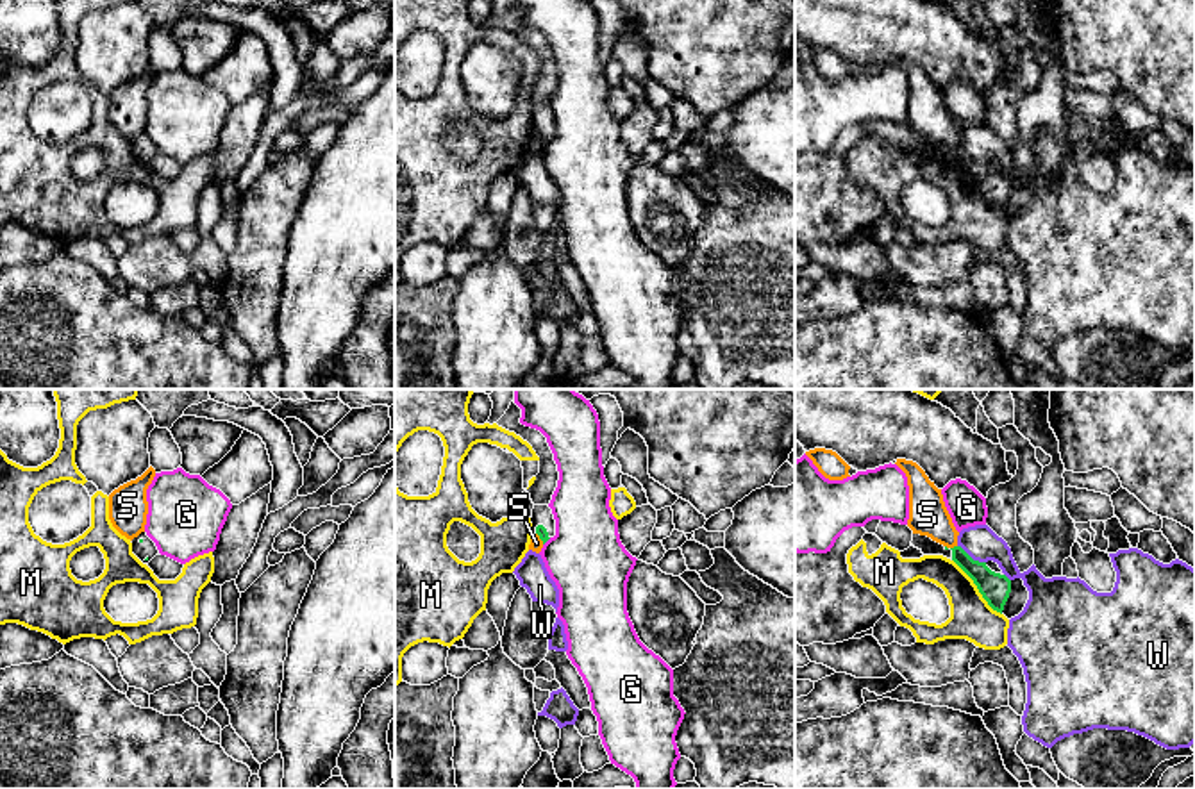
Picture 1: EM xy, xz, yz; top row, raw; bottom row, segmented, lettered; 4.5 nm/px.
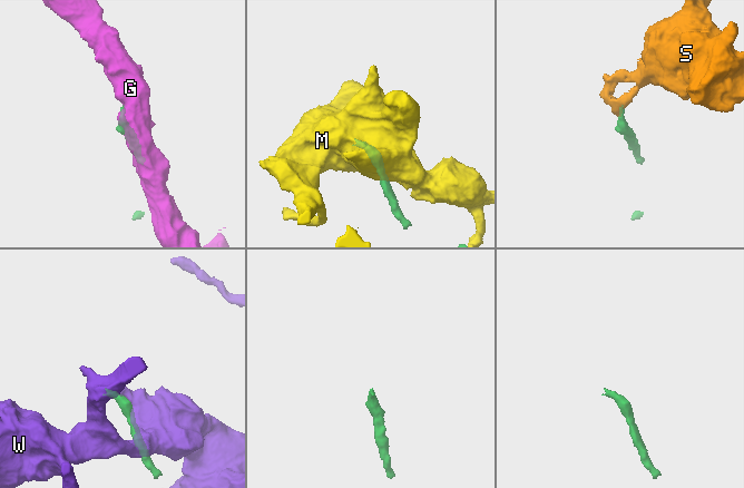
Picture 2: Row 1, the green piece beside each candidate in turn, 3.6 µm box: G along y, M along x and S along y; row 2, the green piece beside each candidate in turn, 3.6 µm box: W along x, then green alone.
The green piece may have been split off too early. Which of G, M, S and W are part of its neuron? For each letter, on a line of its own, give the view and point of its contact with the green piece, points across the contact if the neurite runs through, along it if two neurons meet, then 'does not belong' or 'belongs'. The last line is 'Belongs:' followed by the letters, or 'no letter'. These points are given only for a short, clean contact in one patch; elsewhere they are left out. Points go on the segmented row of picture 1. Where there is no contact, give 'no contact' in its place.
G: contact xz (547, 539); border xz (551, 538), (543, 545); does not belong
M: contact yz (977, 588); does not belong
S: contact yz (954, 547); border yz (956, 545), (951, 548); does not belong
W: contact yz (970, 557); does not belong
Belongs: no letter

